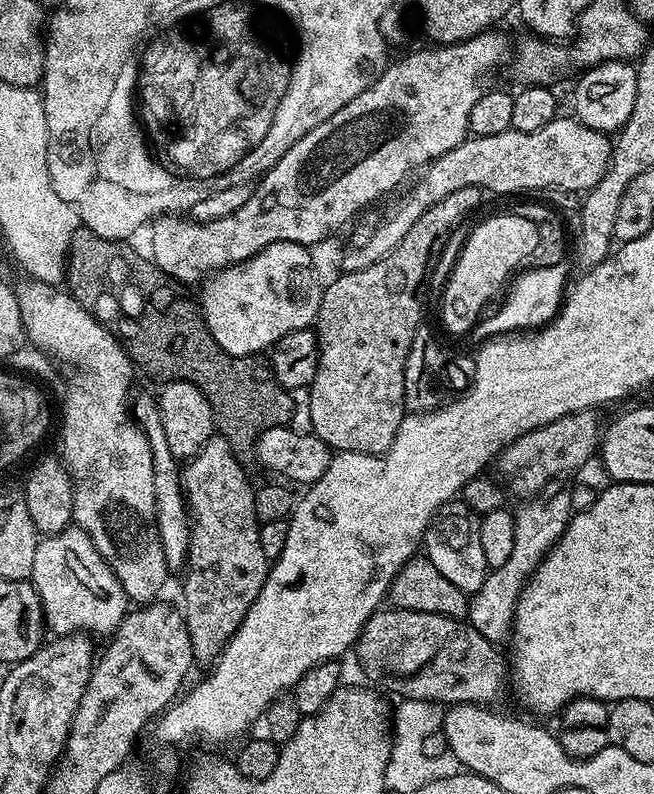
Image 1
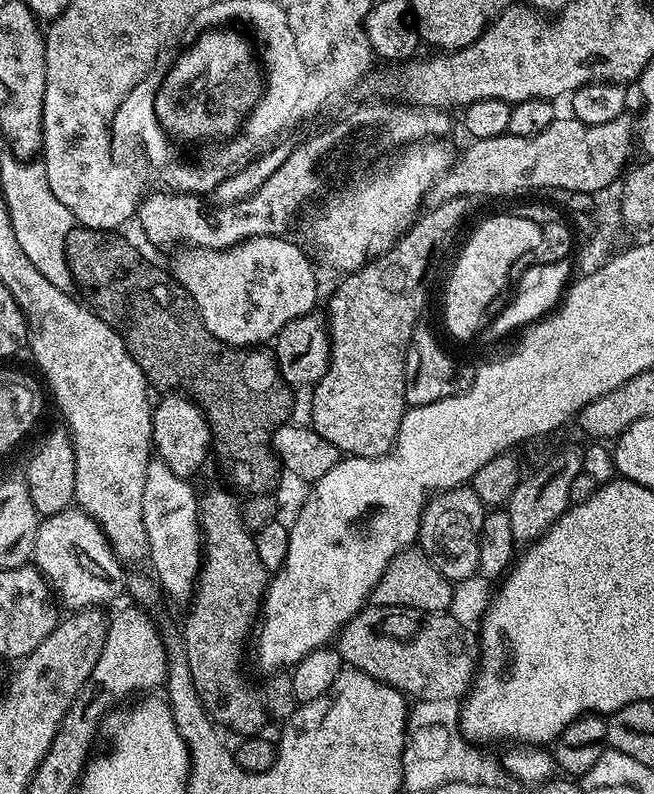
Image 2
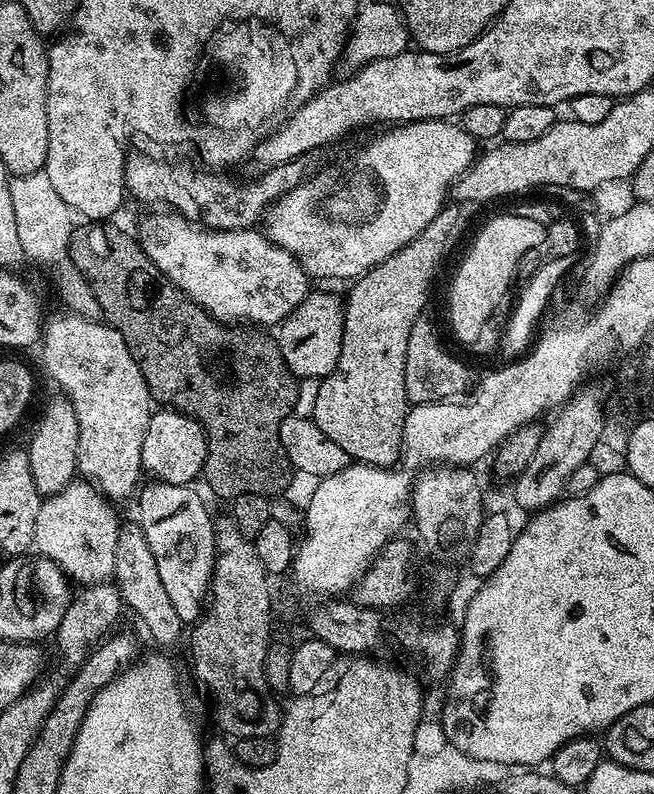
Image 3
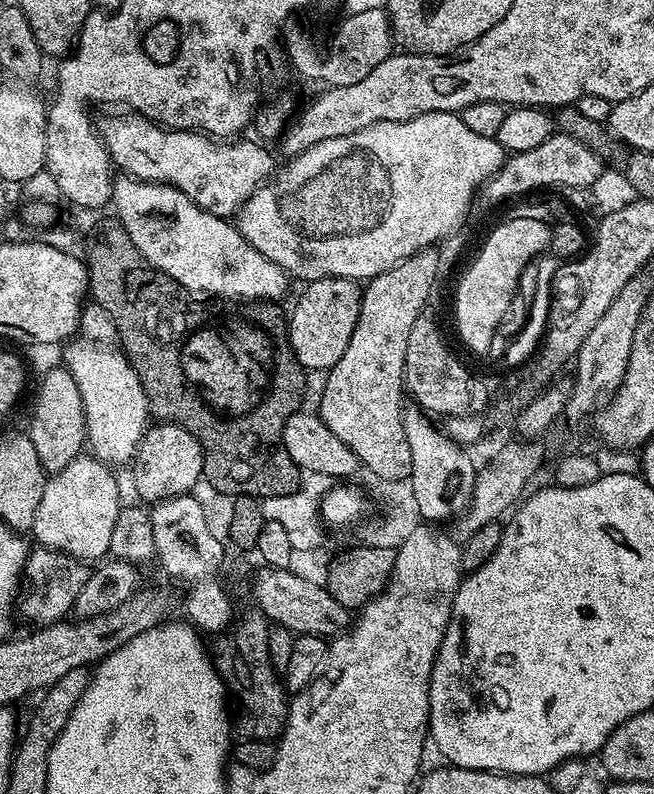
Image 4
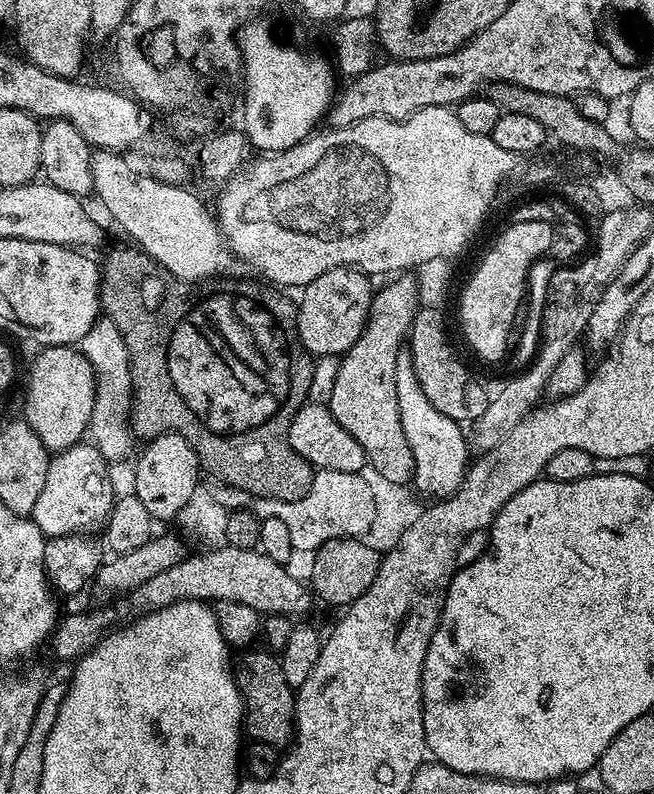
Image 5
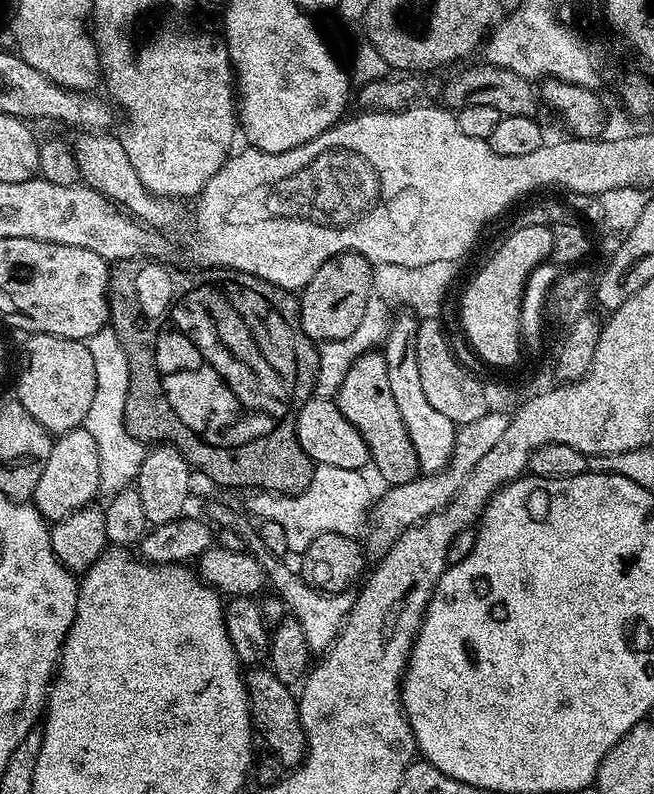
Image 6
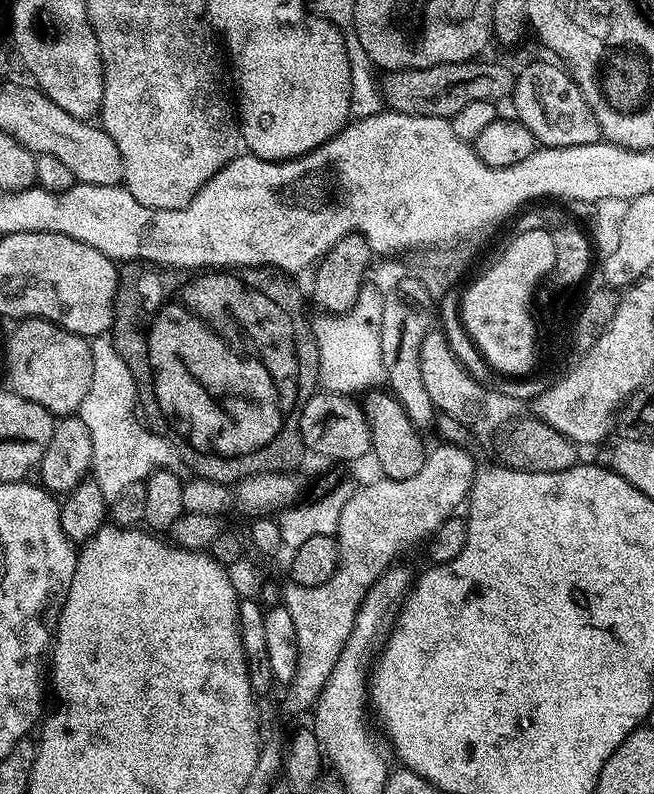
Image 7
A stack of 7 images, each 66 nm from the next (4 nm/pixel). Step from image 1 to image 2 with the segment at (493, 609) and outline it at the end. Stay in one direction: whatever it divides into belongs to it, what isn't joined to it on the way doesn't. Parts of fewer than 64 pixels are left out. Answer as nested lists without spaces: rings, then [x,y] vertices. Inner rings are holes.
[[[579,455],[552,456],[541,468],[534,469],[529,476],[527,473],[518,482],[506,505],[517,545],[527,546],[539,540],[552,527],[554,521],[570,507],[570,482],[574,482],[574,478],[578,478],[580,472]]]

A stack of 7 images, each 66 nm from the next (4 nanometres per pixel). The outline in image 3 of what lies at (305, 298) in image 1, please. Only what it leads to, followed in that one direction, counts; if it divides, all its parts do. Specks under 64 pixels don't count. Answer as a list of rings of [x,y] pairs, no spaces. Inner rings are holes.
[[[156,210],[153,216],[148,216],[140,224],[140,232],[138,231],[138,239],[144,253],[150,258],[150,262],[154,262],[154,266],[158,266],[158,270],[162,270],[162,274],[166,278],[170,278],[170,282],[174,282],[182,289],[196,303],[200,308],[208,311],[209,317],[213,321],[219,322],[224,326],[268,326],[264,324],[272,324],[272,326],[279,326],[285,318],[294,311],[295,308],[307,298],[310,291],[310,277],[304,271],[303,266],[294,259],[286,250],[282,250],[282,246],[278,246],[274,241],[268,239],[263,231],[256,232],[255,227],[250,228],[235,228],[234,230],[217,230],[214,228],[203,227],[191,220],[187,220],[178,212],[171,210]]]

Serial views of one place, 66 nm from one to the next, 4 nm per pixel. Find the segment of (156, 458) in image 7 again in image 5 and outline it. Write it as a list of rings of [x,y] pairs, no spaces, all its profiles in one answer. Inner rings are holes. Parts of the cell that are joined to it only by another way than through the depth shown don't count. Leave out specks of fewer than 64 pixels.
[[[97,318],[94,326],[90,326],[90,330],[86,330],[86,335],[80,339],[78,351],[88,359],[96,372],[96,401],[90,425],[91,443],[96,445],[96,449],[104,455],[105,460],[115,462],[122,459],[134,443],[126,427],[130,420],[132,398],[132,375],[128,365],[126,342],[122,342],[122,334],[118,326],[114,326],[114,322],[106,318]]]

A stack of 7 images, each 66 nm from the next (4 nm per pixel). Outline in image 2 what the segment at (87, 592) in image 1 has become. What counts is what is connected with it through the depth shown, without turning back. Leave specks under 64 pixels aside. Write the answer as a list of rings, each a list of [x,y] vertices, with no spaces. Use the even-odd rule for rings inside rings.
[[[79,506],[41,519],[32,554],[35,567],[48,579],[53,593],[65,609],[108,606],[111,600],[125,595],[125,565],[113,554],[100,523]]]

